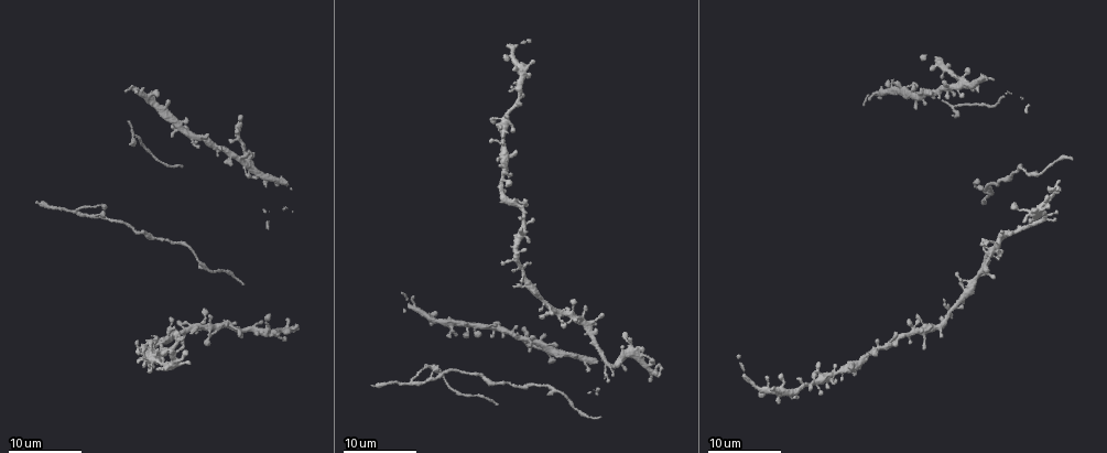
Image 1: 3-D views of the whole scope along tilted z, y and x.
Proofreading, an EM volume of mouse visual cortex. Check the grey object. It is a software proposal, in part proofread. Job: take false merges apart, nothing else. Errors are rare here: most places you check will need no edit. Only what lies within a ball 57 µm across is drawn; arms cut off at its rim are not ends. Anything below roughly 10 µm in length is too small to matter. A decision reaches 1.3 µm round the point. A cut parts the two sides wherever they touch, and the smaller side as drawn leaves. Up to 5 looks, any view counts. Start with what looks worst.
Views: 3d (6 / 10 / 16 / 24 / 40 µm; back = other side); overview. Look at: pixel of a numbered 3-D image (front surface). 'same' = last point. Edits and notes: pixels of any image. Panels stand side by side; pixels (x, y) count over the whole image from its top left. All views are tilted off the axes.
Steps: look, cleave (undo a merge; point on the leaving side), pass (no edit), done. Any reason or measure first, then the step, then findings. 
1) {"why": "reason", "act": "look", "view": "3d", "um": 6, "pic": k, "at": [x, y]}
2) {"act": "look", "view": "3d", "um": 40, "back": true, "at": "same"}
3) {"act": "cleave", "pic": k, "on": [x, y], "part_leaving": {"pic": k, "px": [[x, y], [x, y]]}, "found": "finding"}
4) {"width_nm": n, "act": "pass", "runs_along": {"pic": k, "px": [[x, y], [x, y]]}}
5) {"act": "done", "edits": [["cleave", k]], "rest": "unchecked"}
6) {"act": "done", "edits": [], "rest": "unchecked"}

{"why": "four-way junction", "act": "look", "view": "3d", "um": 16, "pic": 1, "at": [430, 374]}

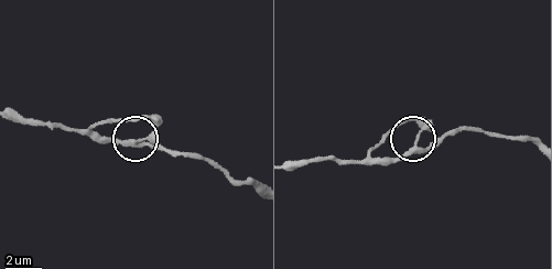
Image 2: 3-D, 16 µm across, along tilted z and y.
{"act": "look", "view": "3d", "um": 6, "pic": 2, "at": [140, 139]}

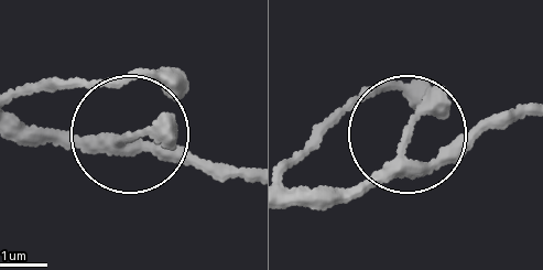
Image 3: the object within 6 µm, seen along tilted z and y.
{"act": "pass", "runs_along": {"pic": 3, "px": [[242, 180], [123, 138], [159, 116], [176, 69]]}, "found": "all the same cell"}

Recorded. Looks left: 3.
{"why": "four-way junction", "act": "look", "view": "3d", "um": 16, "pic": 1, "at": [605, 362]}

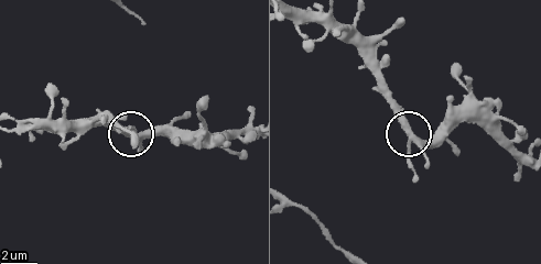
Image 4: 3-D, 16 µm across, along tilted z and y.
{"act": "look", "view": "3d", "um": 10, "pic": 4, "at": [410, 141]}

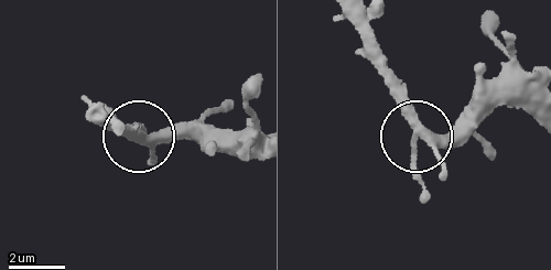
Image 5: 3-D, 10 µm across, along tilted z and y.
{"width_nm": 290, "act": "pass", "runs_along": {"pic": 5, "px": [[418, 138], [413, 164], [422, 197]]}, "found": "continuous, no second cell"}

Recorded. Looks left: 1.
{"act": "done", "edits": [], "rest": "unchecked"}

